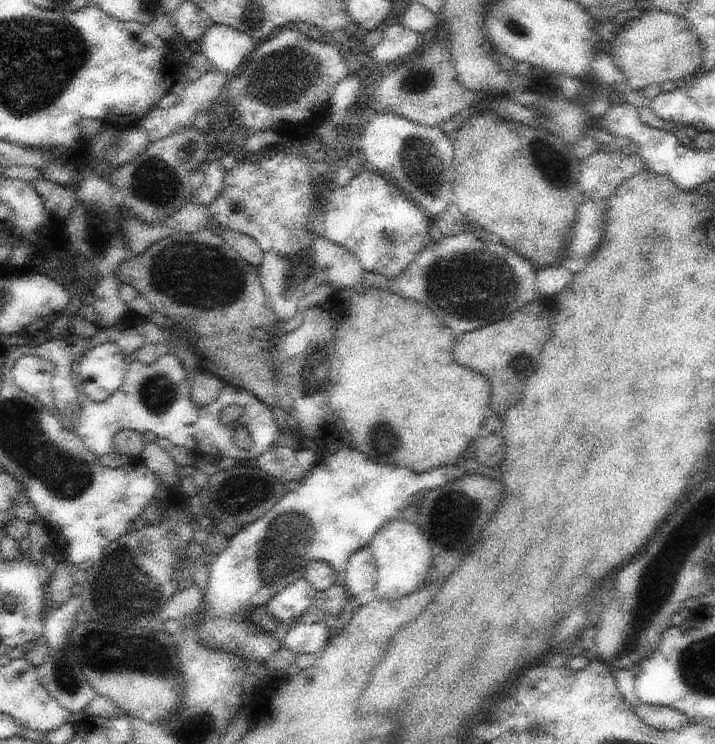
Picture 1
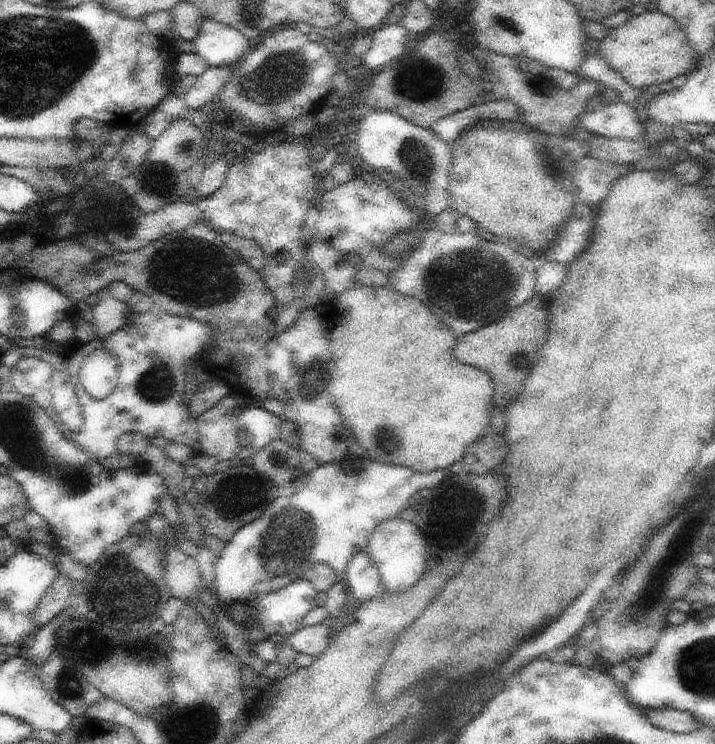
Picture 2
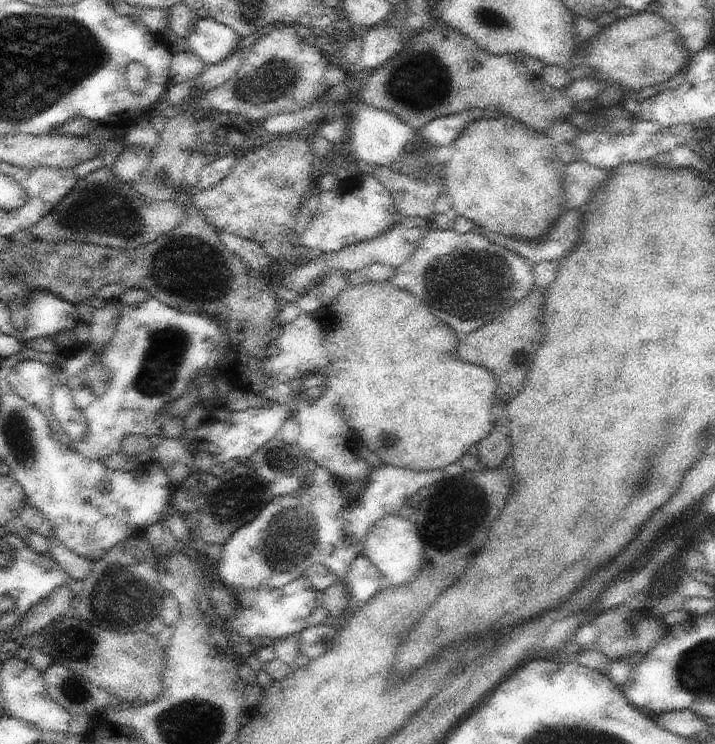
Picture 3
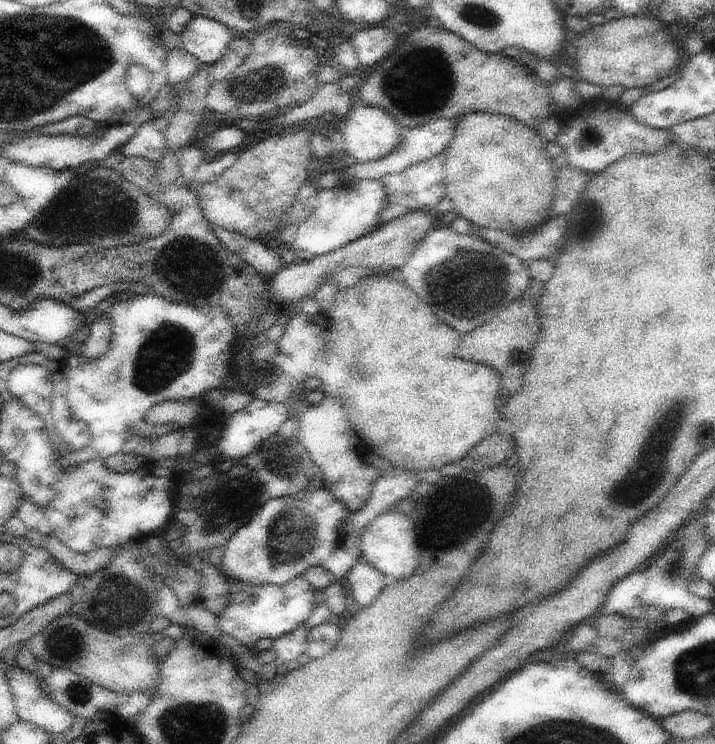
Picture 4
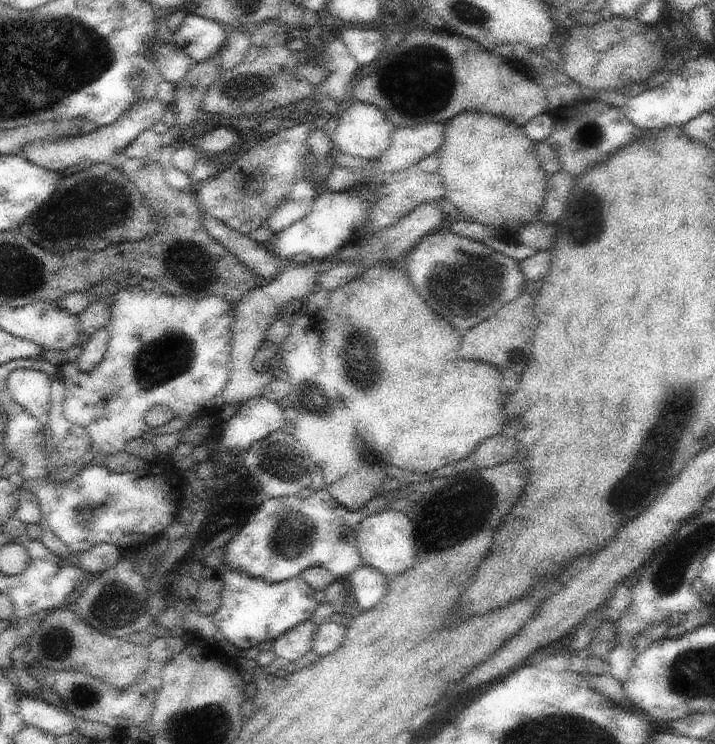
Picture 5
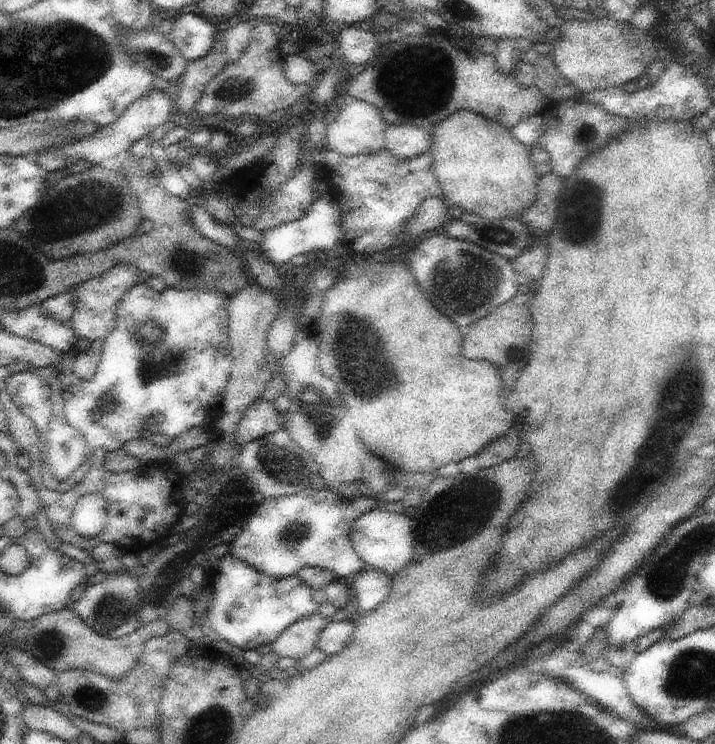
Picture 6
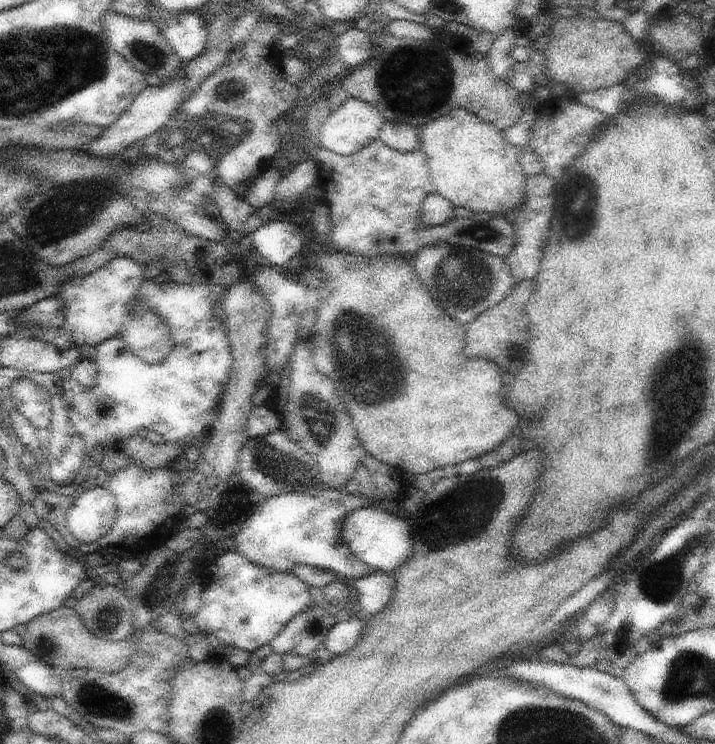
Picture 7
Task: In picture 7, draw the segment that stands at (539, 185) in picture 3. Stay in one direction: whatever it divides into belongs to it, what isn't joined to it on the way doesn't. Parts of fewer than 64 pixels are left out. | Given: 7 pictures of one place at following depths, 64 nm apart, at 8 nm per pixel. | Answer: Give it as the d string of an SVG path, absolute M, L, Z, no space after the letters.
M456 107L418 131L422 150L428 156L430 176L436 191L455 207L502 217L522 206L528 174L522 168L522 147L505 140L504 132L475 113Z

